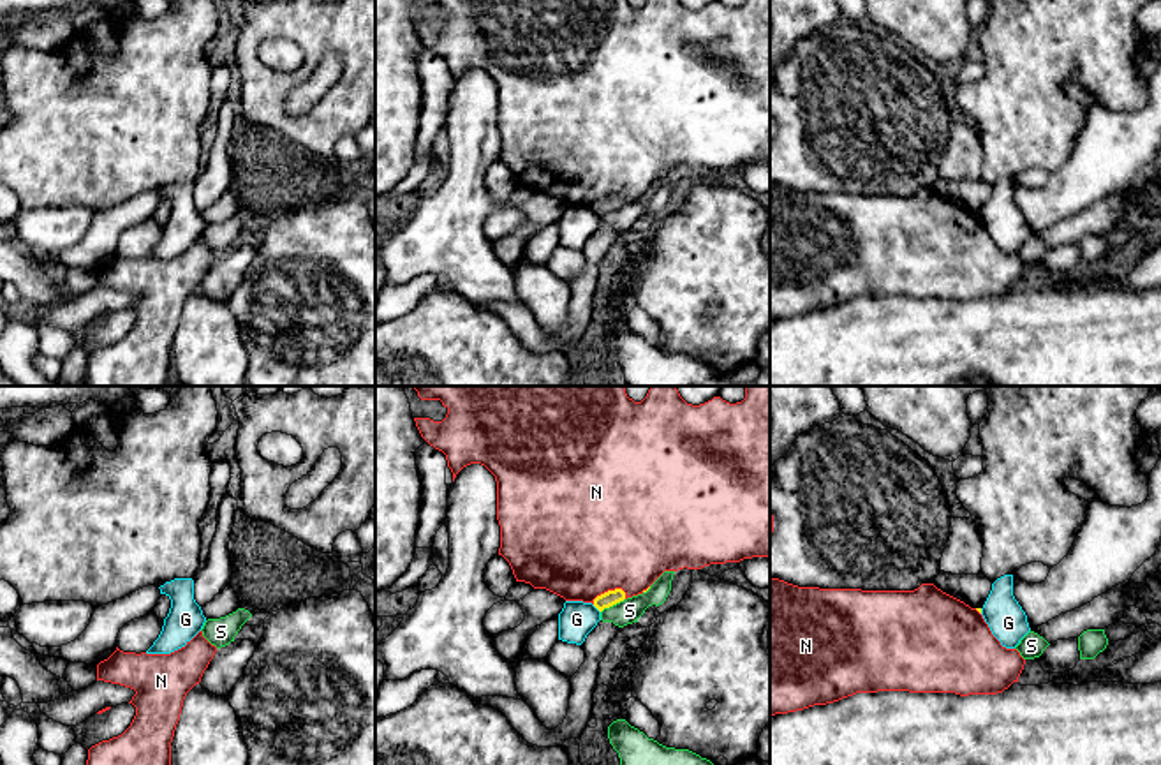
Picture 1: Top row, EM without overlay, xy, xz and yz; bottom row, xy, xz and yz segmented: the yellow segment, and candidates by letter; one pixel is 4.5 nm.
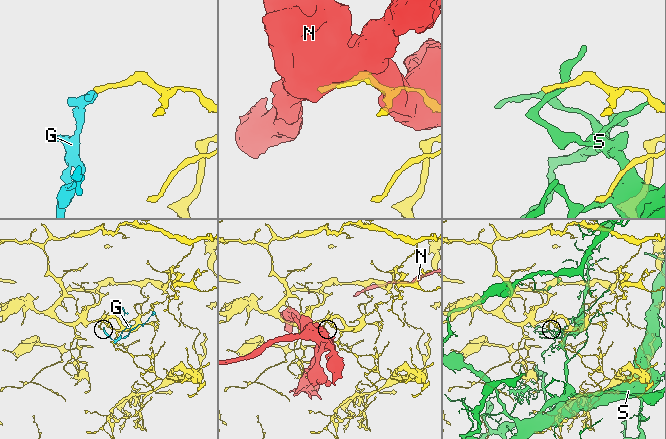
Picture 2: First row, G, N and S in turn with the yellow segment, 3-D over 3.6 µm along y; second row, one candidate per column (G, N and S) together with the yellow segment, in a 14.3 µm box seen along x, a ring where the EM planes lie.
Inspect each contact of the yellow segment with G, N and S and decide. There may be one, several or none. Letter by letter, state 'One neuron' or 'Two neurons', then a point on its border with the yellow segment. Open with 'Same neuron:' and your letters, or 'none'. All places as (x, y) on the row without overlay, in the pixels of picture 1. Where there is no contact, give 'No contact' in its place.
Same neuron: none
G: Two neurons. Touches yellow at xz (596, 212)
N: Two neurons. Touches yellow at xz (608, 196)
S: Two neurons. Touches yellow at xz (612, 210)

